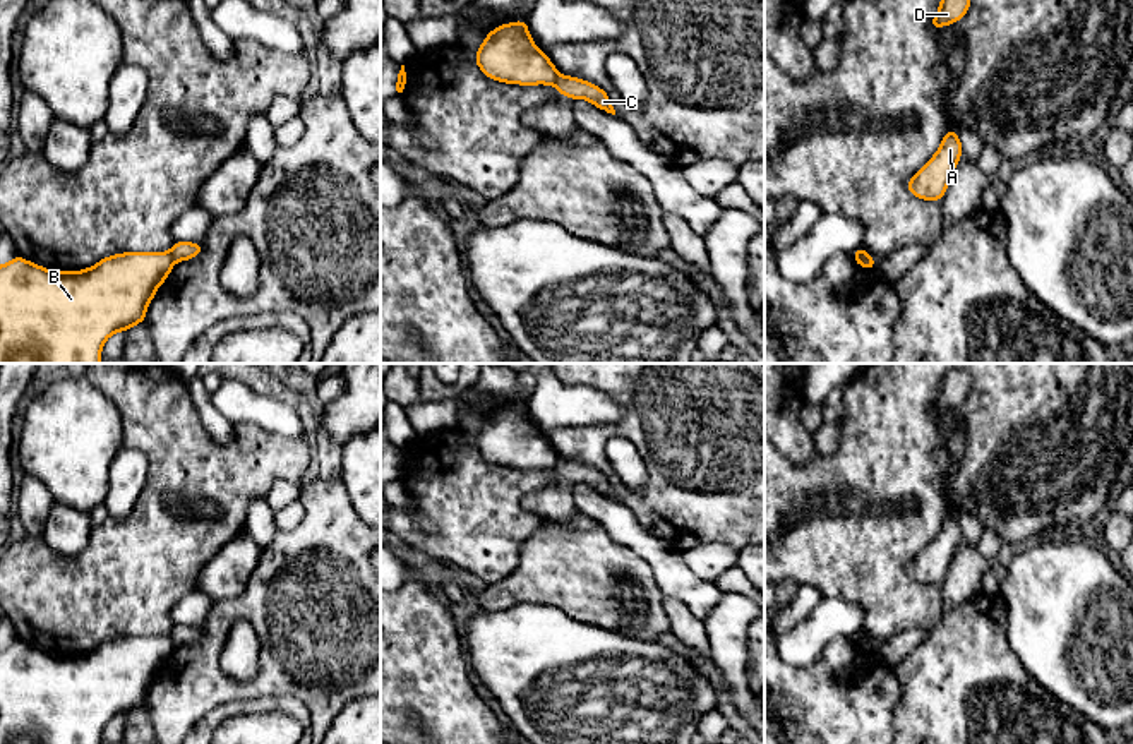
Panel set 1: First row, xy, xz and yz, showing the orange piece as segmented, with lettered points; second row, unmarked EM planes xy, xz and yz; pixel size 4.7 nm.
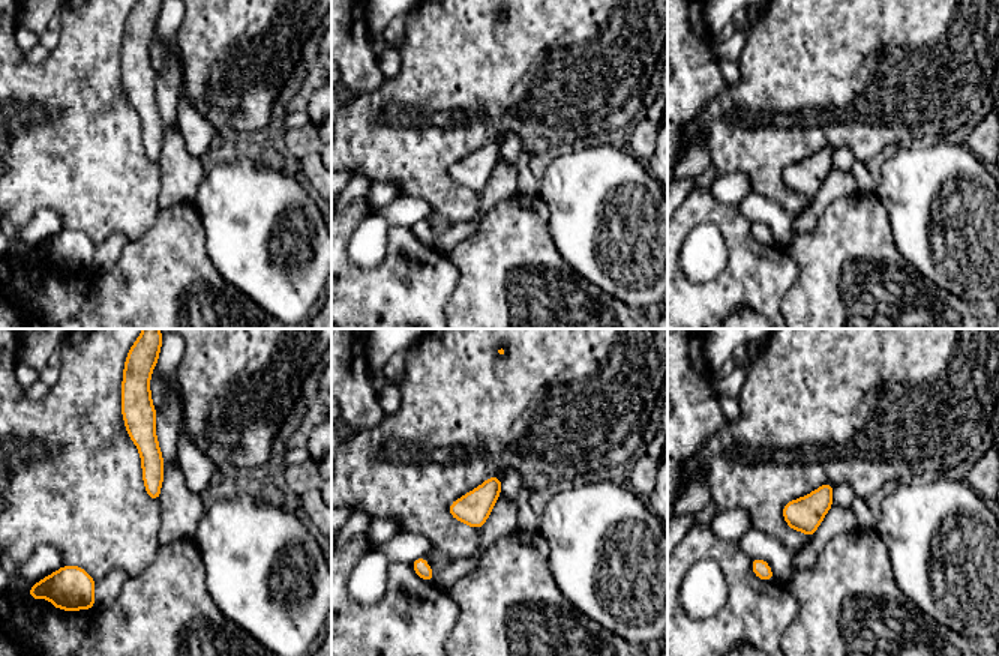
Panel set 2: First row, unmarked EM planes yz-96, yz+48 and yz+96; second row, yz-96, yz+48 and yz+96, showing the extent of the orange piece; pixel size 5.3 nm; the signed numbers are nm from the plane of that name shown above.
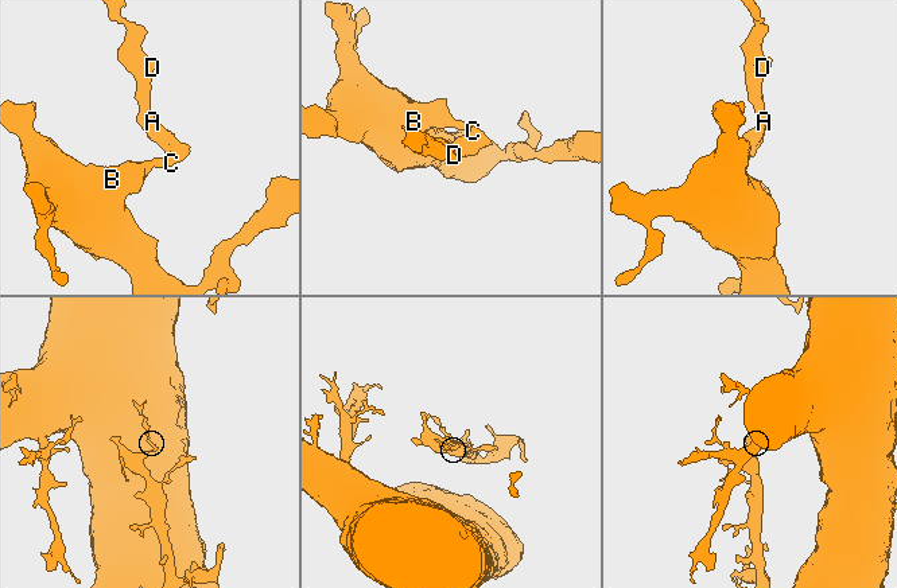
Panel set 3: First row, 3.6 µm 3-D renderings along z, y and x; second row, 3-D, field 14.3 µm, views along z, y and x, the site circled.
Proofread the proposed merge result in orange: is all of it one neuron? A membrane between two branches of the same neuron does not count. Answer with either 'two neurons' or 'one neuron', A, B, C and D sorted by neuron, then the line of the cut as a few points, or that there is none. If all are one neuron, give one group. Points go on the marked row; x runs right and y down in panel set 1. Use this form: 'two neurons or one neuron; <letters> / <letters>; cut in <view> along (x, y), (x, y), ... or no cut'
two neurons; A C D / B; cut in xz along (559, 74), (552, 84)

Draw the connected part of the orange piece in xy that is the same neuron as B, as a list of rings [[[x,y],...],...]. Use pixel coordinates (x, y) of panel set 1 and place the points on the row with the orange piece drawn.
[[[123,252],[82,271],[50,271],[21,255],[0,266],[0,363],[101,363],[101,348],[115,333],[142,324],[159,285],[175,264],[171,252]]]

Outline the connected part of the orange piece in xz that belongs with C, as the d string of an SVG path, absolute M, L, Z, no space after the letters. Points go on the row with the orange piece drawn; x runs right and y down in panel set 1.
M559 74L554 86L557 87L559 94L562 94L562 96L567 96L571 99L588 99L596 108L615 115L615 110L610 103L608 94L603 89L600 89L598 86L595 86L584 79Z

